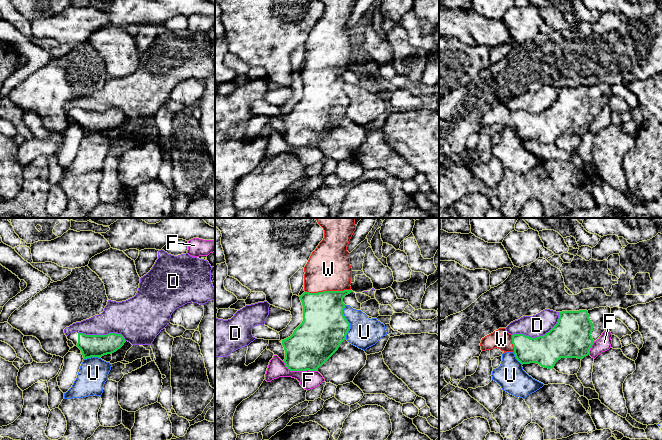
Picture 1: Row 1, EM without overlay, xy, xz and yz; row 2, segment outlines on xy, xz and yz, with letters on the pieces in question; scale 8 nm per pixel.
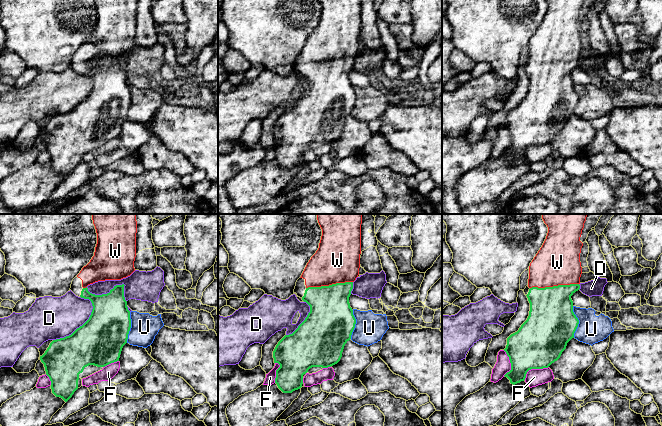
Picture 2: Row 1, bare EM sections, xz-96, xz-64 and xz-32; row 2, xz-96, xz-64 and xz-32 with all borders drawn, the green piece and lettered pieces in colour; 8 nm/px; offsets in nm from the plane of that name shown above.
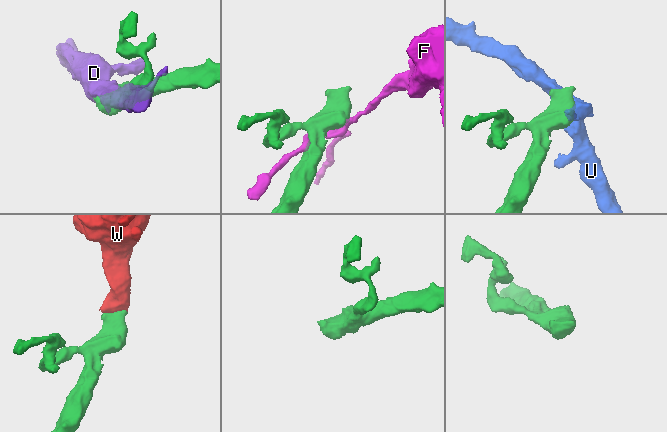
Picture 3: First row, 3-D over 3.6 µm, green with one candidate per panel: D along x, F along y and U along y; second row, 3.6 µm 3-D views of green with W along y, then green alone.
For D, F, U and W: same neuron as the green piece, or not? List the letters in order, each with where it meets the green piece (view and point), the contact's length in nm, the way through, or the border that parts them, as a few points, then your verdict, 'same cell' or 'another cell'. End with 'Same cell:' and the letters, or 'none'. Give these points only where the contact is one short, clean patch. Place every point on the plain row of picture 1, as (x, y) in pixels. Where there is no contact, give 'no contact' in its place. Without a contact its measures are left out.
D: contact yz (539, 112); length 420 nm; another cell
F: contact xz (299, 146); length 300 nm; another cell
U: contact xz (348, 98); length 280 nm; another cell
W: contact xz (327, 67); length 360 nm; way xz (323, 97), (323, 71), (327, 67), (328, 45); same cell
Same cell: W

